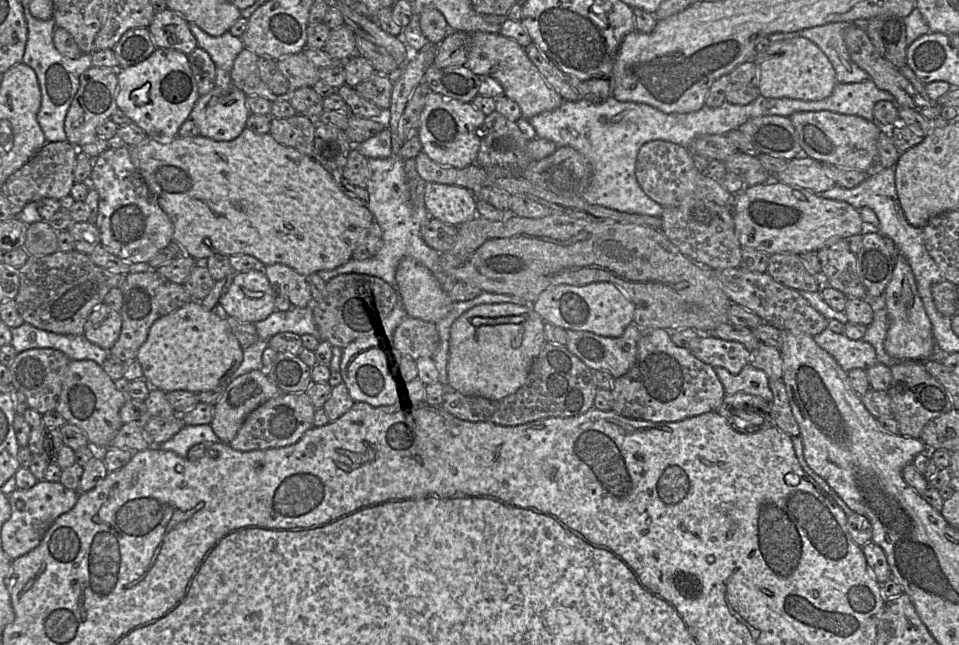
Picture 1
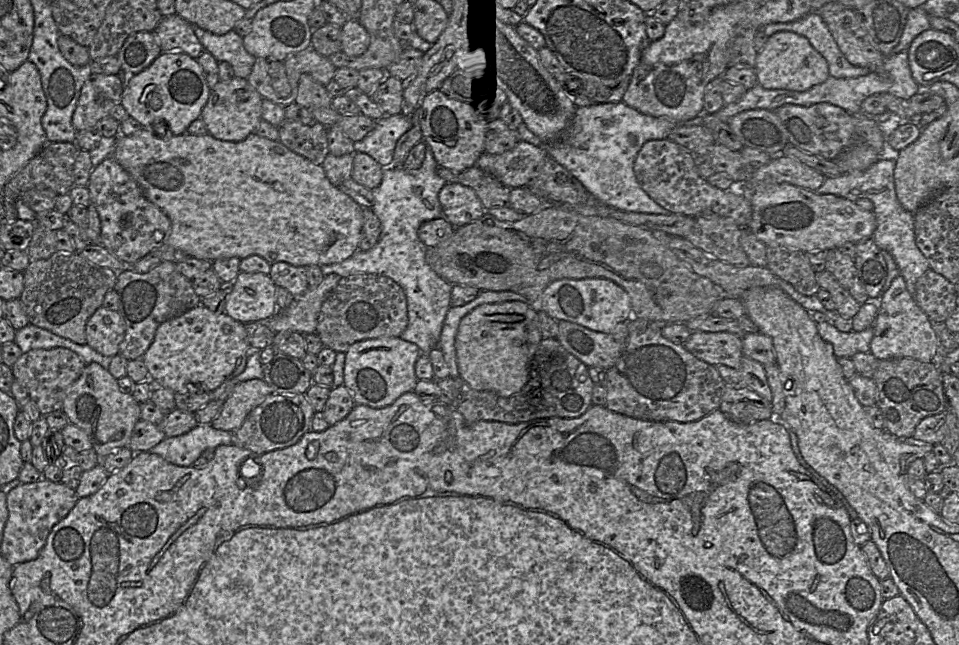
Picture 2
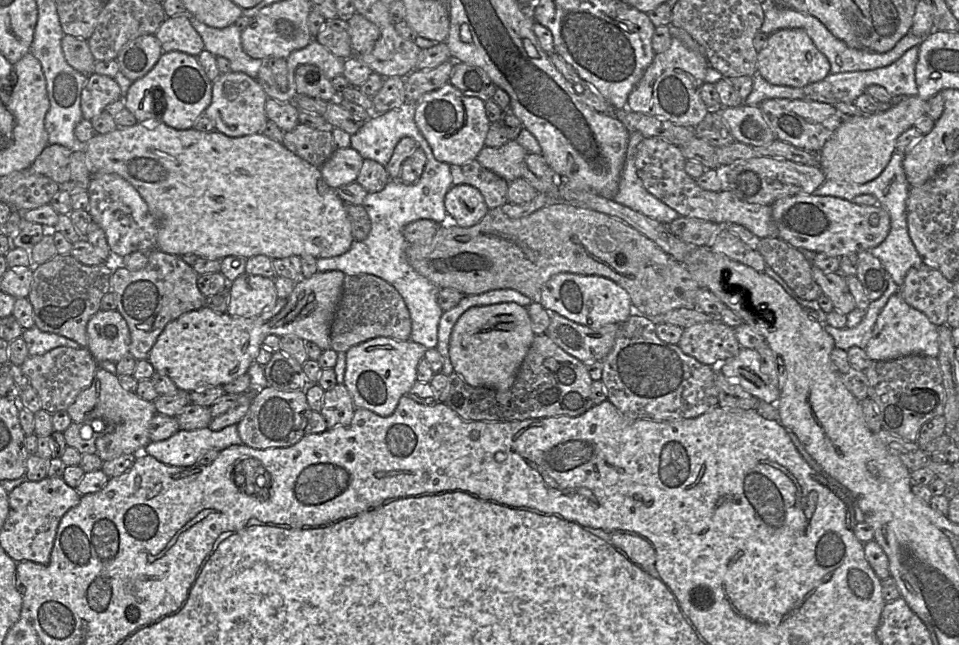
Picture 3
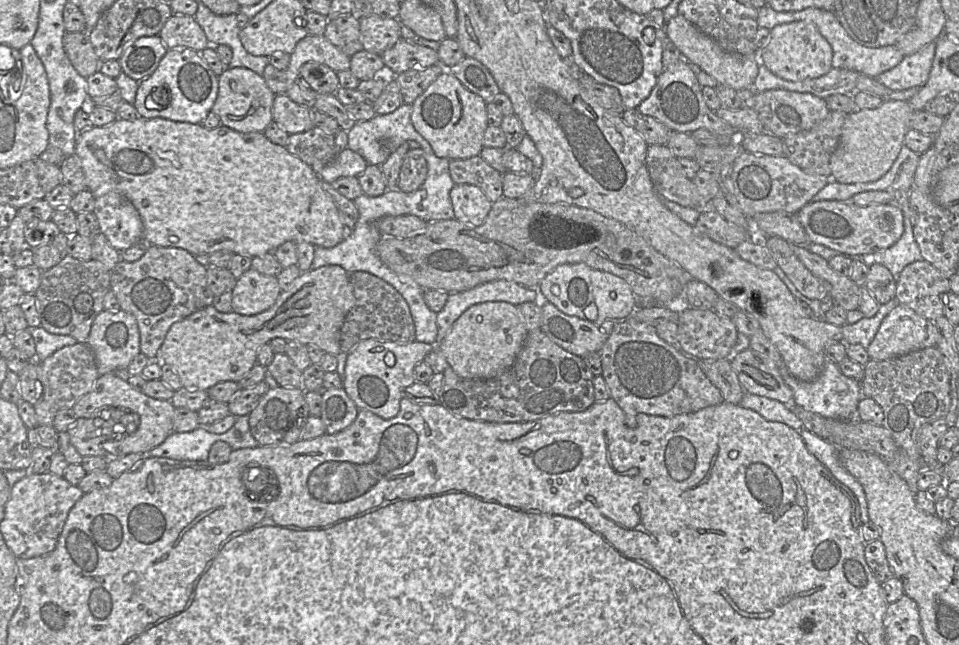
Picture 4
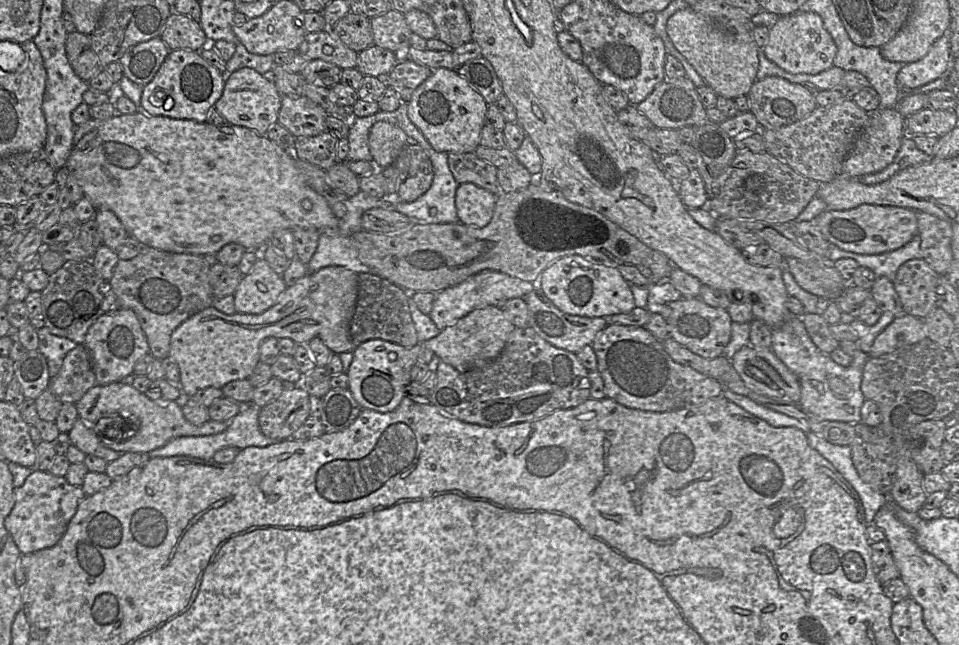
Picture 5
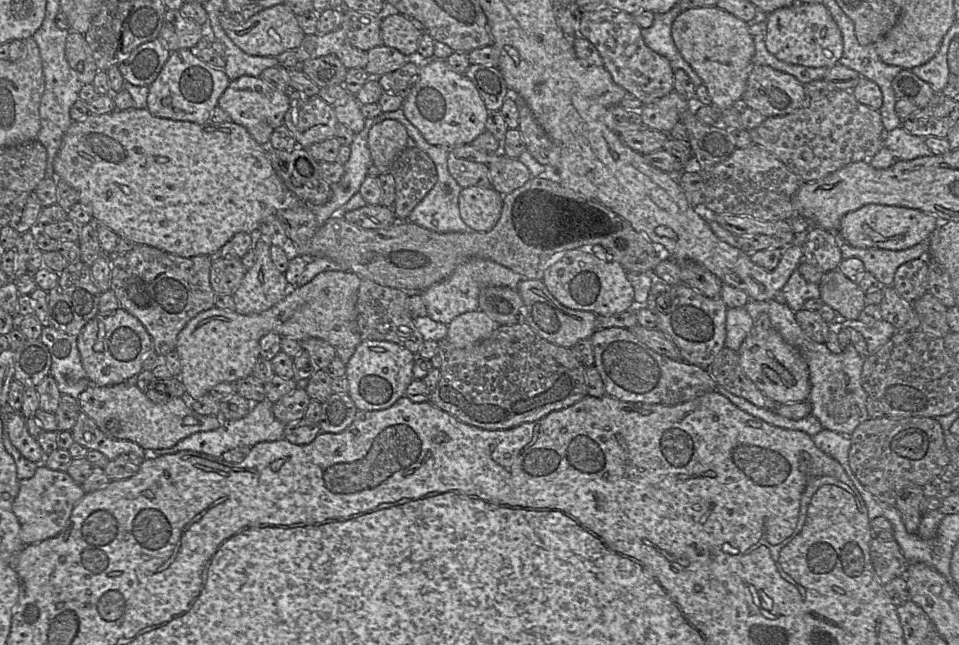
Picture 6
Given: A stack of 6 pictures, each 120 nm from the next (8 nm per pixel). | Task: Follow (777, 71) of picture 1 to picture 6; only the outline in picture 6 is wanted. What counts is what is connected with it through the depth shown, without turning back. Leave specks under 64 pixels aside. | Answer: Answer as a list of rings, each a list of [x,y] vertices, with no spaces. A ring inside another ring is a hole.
[[[819,3],[792,4],[768,14],[765,44],[777,59],[806,67],[830,68],[843,54],[840,29],[829,10]]]

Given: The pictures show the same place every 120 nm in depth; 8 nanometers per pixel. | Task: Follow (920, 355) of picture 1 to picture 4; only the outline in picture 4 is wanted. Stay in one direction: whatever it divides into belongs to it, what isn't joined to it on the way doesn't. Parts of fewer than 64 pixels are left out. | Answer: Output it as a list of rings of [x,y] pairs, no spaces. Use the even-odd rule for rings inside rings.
[[[897,304],[883,318],[866,351],[872,360],[887,360],[928,347],[936,347],[933,323]]]

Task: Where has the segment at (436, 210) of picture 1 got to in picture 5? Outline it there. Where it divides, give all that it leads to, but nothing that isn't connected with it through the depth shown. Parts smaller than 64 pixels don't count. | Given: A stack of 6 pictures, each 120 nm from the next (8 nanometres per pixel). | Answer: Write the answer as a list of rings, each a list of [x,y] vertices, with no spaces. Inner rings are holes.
[[[473,183],[459,184],[455,206],[459,222],[474,227],[485,227],[492,219],[497,195]]]

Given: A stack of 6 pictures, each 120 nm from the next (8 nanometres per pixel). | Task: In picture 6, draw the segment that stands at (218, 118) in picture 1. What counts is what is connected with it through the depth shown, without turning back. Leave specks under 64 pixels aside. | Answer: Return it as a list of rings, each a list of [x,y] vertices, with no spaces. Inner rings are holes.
[[[243,75],[230,81],[217,106],[230,116],[232,122],[243,126],[258,144],[268,146],[273,131],[283,124],[289,109],[289,96],[260,77]]]

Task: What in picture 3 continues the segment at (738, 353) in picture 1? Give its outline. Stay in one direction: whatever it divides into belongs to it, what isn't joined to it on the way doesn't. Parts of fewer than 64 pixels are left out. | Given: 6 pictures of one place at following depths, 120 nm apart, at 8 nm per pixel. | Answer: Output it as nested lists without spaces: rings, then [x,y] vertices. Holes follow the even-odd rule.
[[[719,318],[683,328],[682,332],[680,349],[713,368],[735,357],[741,349],[734,328]]]

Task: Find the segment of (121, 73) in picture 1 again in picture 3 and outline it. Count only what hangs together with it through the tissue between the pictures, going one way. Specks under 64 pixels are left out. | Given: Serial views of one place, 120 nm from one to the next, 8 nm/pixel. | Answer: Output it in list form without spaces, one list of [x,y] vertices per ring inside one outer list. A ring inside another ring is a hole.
[[[180,51],[163,52],[155,66],[131,84],[124,105],[137,122],[148,129],[154,129],[163,122],[174,129],[186,130],[193,128],[195,121],[210,105],[212,84],[197,56]]]

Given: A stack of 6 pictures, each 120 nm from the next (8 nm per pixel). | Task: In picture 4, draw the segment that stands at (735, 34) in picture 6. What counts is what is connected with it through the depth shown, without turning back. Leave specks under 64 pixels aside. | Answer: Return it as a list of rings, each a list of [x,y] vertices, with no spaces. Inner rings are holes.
[[[682,15],[672,17],[665,26],[666,36],[676,45],[682,55],[698,65],[719,84],[734,90],[751,88],[758,73],[758,64],[753,54],[738,54],[724,51],[711,37],[701,32]]]

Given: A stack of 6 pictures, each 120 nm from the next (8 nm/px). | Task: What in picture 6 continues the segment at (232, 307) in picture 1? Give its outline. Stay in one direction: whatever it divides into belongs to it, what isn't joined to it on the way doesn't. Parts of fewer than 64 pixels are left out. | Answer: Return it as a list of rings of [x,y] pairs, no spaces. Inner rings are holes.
[[[255,237],[253,250],[255,264],[246,271],[234,292],[235,311],[242,315],[264,312],[283,300],[290,285],[274,265],[270,255],[271,244],[263,237]]]

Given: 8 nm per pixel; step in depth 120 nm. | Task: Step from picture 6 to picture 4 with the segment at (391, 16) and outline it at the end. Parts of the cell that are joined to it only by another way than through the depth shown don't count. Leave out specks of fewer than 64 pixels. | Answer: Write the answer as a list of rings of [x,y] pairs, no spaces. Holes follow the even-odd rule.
[[[369,16],[359,19],[360,38],[363,49],[382,55],[382,53],[401,39],[401,23],[397,19]]]

